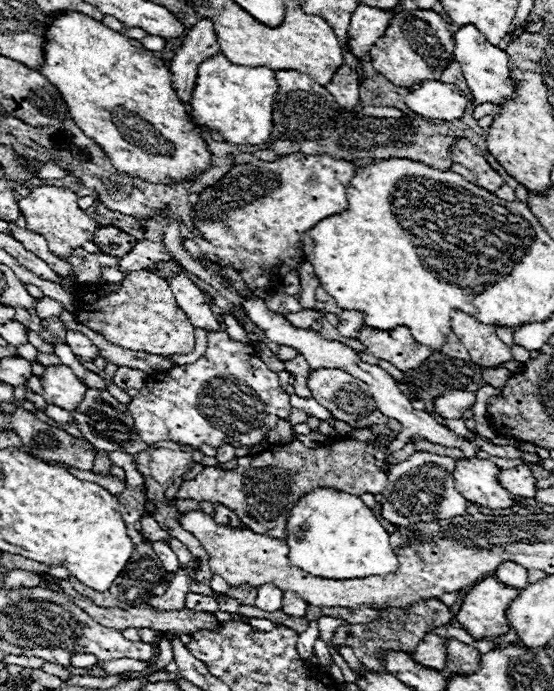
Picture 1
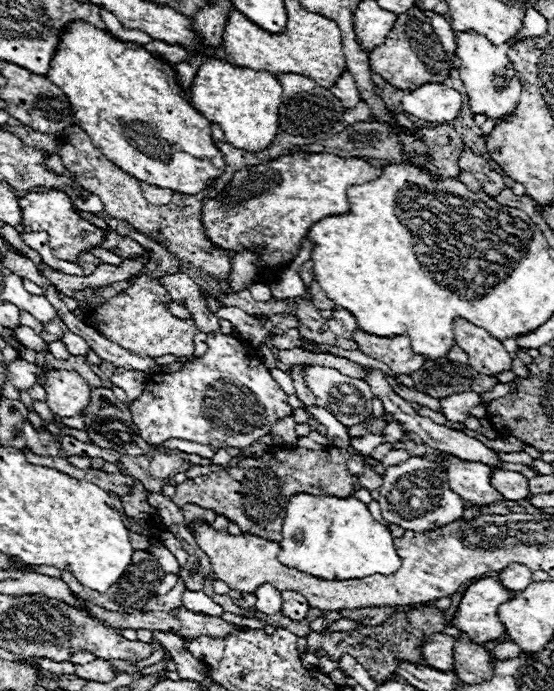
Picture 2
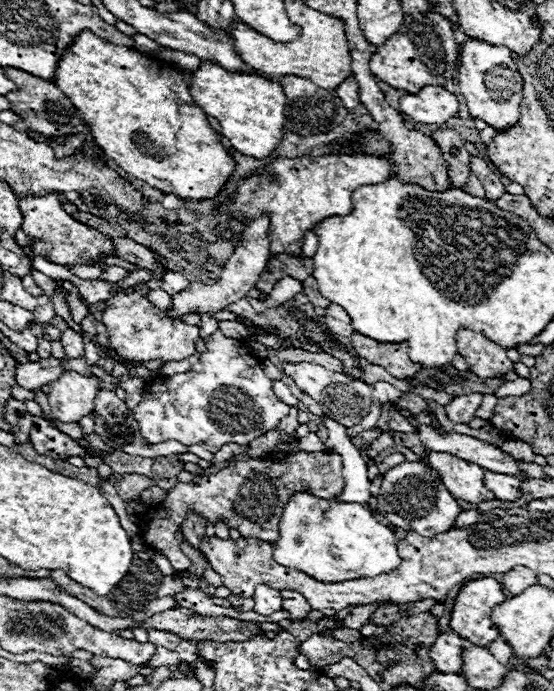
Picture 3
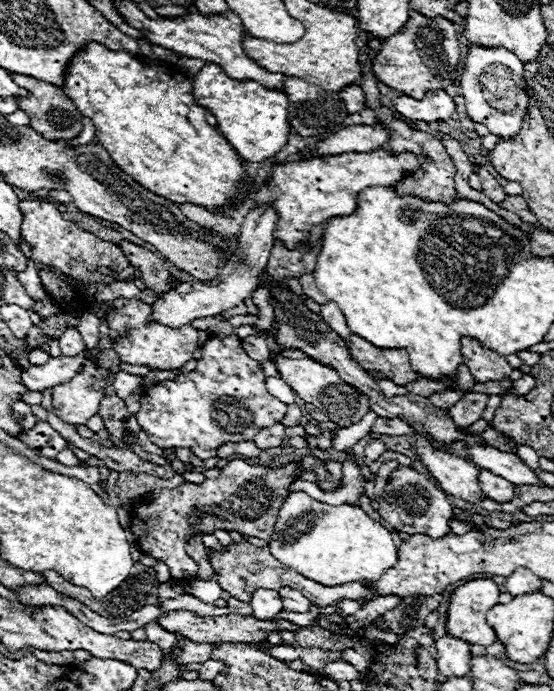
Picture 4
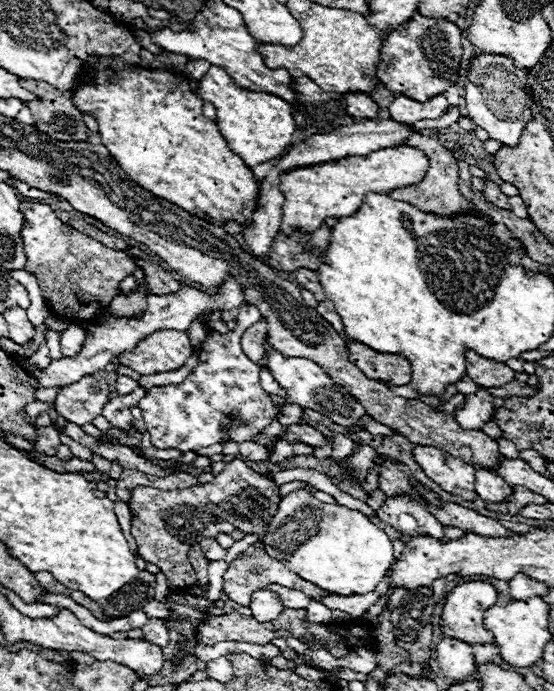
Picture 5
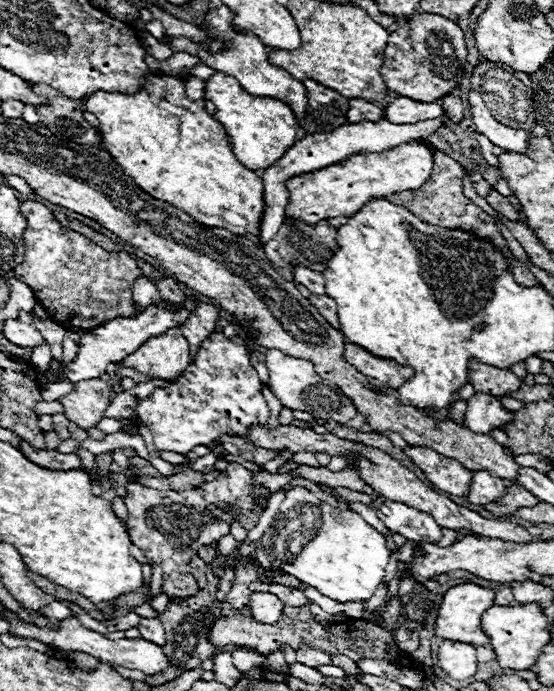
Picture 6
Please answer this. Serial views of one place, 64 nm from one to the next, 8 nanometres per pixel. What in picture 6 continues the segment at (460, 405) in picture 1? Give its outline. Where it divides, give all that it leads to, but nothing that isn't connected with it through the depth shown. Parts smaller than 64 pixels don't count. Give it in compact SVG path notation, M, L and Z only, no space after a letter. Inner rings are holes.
M474 394L468 400L468 412L464 416L468 430L476 434L490 434L494 428L504 430L508 422L514 422L514 416L498 402L498 398L488 394Z

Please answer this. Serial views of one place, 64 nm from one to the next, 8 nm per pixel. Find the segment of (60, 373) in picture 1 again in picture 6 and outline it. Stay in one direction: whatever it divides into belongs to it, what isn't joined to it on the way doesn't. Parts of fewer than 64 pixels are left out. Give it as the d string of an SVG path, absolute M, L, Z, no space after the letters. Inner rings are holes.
M100 378L78 382L76 390L60 398L60 402L64 406L64 416L70 422L90 430L104 418L104 410L110 404L110 386Z

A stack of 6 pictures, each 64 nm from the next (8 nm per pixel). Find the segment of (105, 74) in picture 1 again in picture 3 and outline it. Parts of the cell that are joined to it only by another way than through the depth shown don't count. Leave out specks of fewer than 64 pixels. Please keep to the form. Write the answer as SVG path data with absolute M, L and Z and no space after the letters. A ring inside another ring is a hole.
M82 32L58 62L56 82L74 102L104 154L144 184L164 194L176 194L182 200L214 200L234 174L236 162L224 146L222 136L208 124L206 114L192 102L188 78L160 60L150 60L134 48L114 46L102 42L102 38L92 32Z

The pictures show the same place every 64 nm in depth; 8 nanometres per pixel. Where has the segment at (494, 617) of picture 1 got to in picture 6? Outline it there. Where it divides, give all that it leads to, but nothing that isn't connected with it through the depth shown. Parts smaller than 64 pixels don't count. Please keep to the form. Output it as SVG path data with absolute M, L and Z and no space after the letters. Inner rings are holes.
M460 584L460 586L452 586L450 590L446 590L442 604L438 608L438 618L436 618L436 626L434 626L434 634L440 638L450 638L452 642L470 642L472 646L484 646L488 644L488 636L482 632L480 628L480 618L484 614L484 610L488 610L494 604L494 592L476 584Z

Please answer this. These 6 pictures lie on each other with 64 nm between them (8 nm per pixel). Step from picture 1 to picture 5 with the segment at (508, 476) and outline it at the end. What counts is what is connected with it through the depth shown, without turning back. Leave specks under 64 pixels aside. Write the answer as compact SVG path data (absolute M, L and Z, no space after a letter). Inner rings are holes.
M476 470L474 490L482 502L504 502L510 496L510 484L490 470Z

